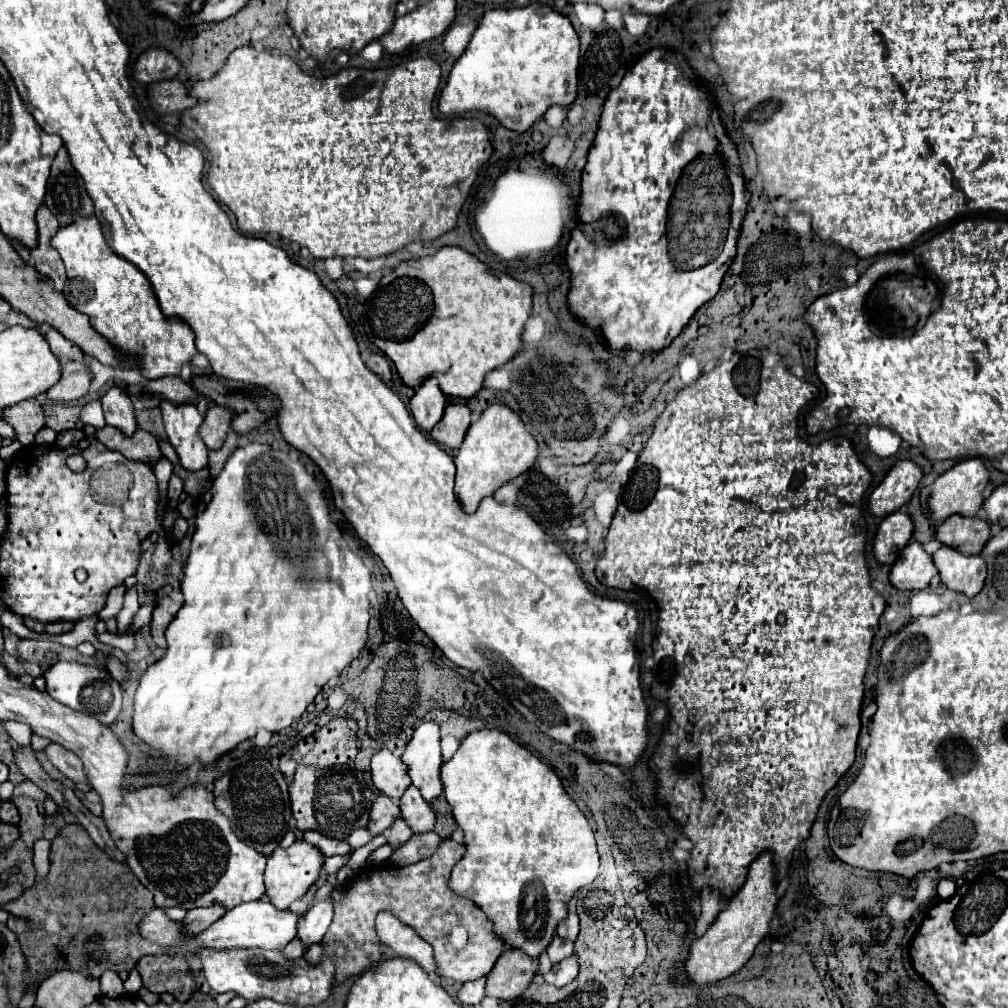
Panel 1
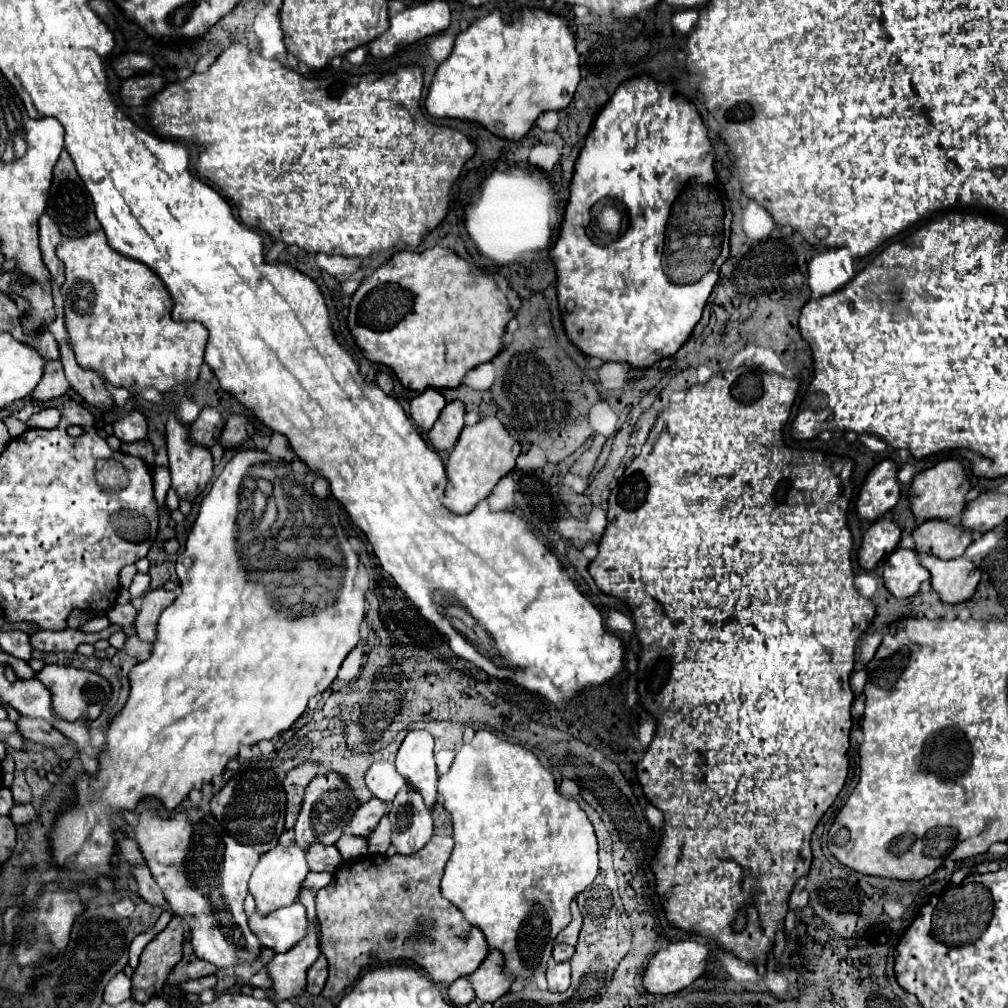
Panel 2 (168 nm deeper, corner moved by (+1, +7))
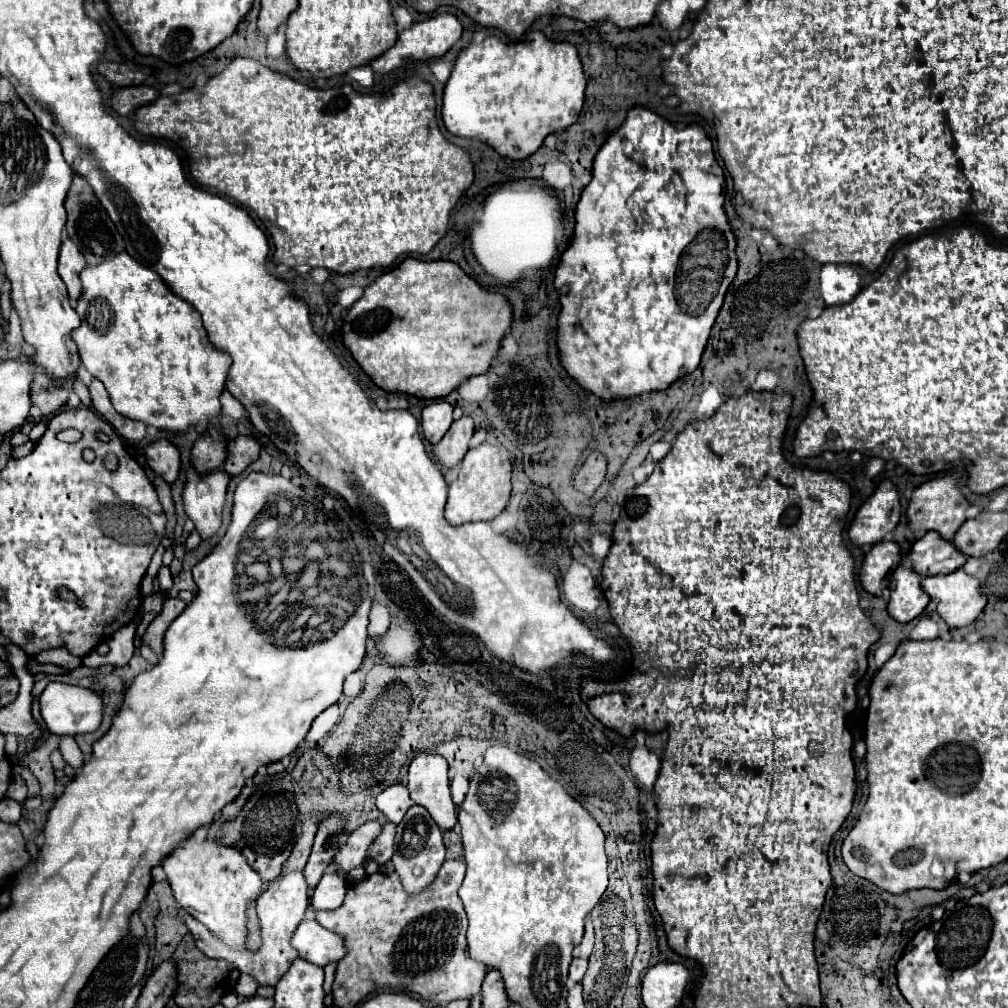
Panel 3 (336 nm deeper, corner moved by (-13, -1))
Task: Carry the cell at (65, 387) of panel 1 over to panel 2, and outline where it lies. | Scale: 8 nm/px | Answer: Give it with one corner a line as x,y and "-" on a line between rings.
46,361
44,363
44,375
36,389
32,391
32,397
38,401
50,401
68,391
68,381
64,377
64,371
60,367
60,361

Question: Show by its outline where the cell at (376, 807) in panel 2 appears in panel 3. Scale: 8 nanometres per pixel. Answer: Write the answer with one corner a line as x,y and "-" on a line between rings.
368,821
368,823
360,825
356,831
350,833
348,841
340,847
338,855
334,857
334,863
344,873
348,873
354,867
360,867
362,861
366,859
366,853
370,849
370,845
376,841
380,831
382,831
380,821

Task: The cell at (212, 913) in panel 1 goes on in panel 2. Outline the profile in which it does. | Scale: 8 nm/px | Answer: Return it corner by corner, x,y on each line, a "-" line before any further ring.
172,917
166,929
140,955
140,963
132,975
132,999
138,999
138,1003
146,1003
152,995
162,995
168,973
182,959
184,925
184,917

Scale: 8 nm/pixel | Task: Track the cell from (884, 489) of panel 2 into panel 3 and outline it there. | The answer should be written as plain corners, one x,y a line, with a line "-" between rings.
890,479
880,481
872,497
858,509
852,525
850,539
856,545
874,545
886,539
900,521
900,495

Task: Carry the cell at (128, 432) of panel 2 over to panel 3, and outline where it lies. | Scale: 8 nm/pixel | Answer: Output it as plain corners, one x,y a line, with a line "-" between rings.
156,439
144,447
144,457
150,469
156,475
162,475
164,481
174,483
180,473
180,453
176,445
168,439

